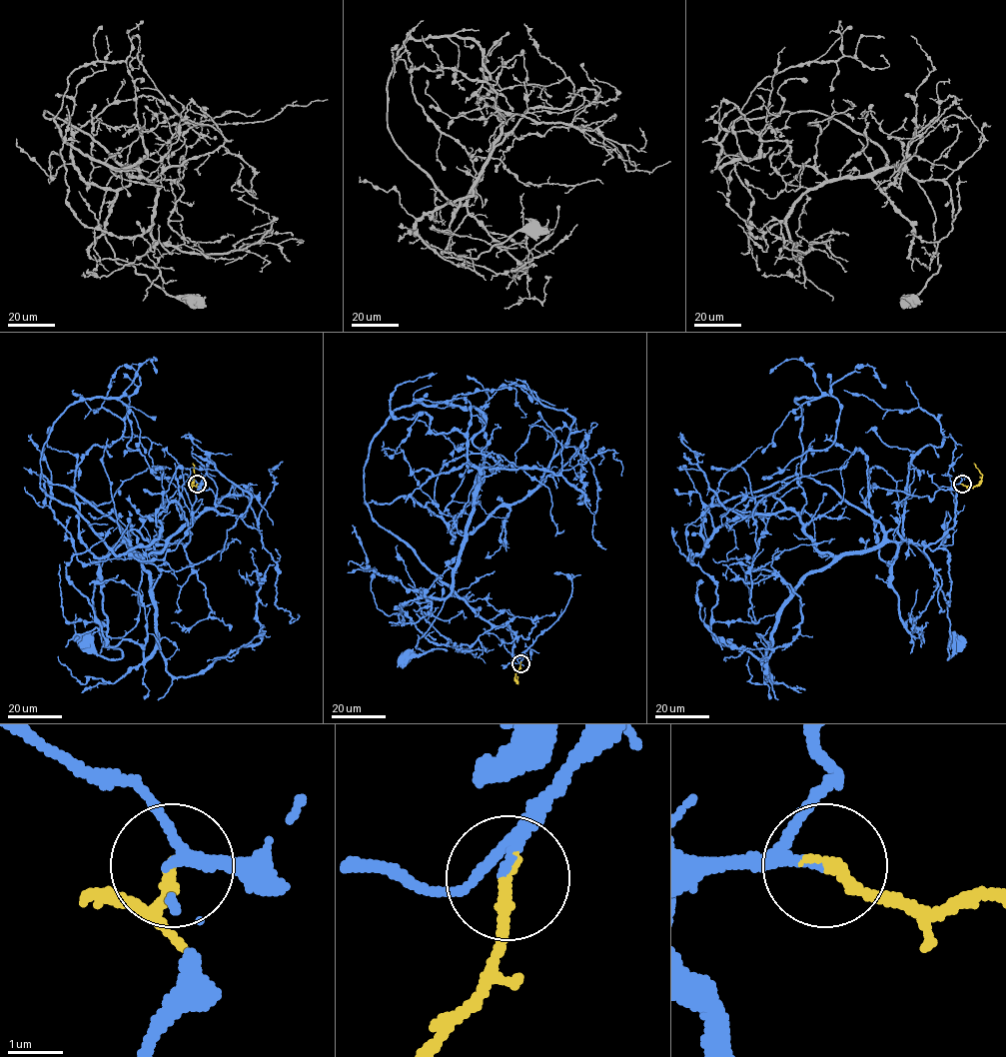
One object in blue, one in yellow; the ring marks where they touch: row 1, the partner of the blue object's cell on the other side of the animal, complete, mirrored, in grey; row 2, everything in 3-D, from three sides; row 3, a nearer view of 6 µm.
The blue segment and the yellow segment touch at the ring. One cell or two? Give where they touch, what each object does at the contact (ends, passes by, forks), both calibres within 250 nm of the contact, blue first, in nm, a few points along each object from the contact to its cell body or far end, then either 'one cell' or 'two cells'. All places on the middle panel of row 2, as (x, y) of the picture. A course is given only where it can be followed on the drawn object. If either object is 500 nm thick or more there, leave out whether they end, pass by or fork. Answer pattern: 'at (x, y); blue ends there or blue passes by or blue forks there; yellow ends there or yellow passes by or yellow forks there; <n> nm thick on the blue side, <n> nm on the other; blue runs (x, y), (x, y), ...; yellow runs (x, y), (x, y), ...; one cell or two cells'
at (520, 663); blue passes by; yellow ends there; 150 nm thick on the blue side, 200 nm on the other; blue runs (520, 663), (507, 626), (365, 501), (369, 447), (392, 413), (476, 407), (473, 443), (492, 457), (488, 415); yellow runs (520, 663), (514, 678), (517, 683), (516, 675); one cell

